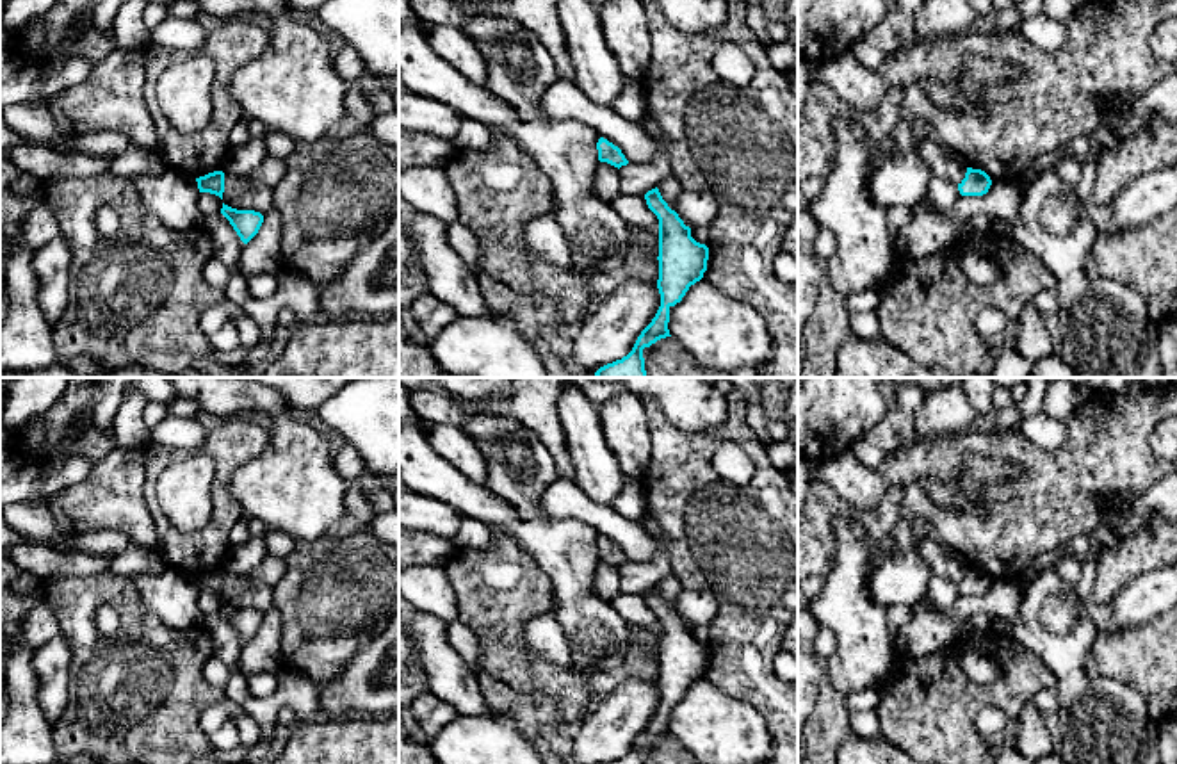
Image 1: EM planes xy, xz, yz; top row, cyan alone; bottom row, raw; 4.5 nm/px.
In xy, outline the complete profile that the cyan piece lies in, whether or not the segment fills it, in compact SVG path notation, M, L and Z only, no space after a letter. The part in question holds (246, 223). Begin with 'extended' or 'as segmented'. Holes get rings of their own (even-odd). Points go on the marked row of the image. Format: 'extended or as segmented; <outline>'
as segmented; M223 203L221 214L230 221L237 235L248 244L260 230L264 215L255 210L237 210Z

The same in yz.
as segmented; M967 167L965 178L958 183L962 196L983 196L992 185L990 176L981 169Z

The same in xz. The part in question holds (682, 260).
as segmented; M659 189L645 194L648 208L659 219L659 280L661 306L652 322L641 331L632 351L600 367L597 378L646 378L643 349L661 338L671 337L668 329L670 308L682 301L691 285L707 271L709 248L691 237L675 210L662 199Z

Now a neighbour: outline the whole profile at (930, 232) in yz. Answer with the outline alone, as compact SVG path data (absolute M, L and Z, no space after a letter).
M994 180L983 196L962 196L951 208L933 212L915 208L913 219L899 233L899 248L912 258L933 256L958 242L963 224L972 215L988 215L1011 223L1022 201L1020 182Z

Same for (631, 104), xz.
M643 80L627 82L613 110L629 123L641 123L648 112Z

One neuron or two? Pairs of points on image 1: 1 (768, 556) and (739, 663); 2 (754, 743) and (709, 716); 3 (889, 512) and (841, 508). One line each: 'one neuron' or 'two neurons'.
1: one neuron
2: one neuron
3: one neuron

